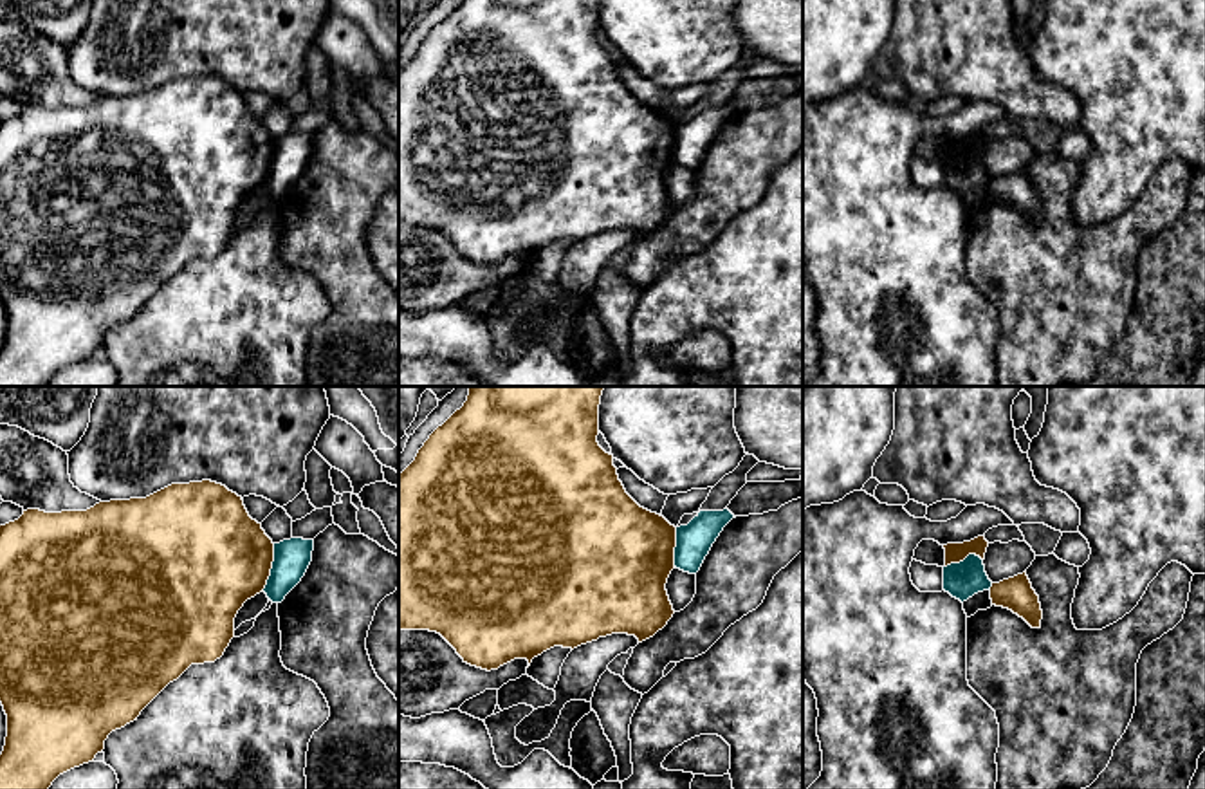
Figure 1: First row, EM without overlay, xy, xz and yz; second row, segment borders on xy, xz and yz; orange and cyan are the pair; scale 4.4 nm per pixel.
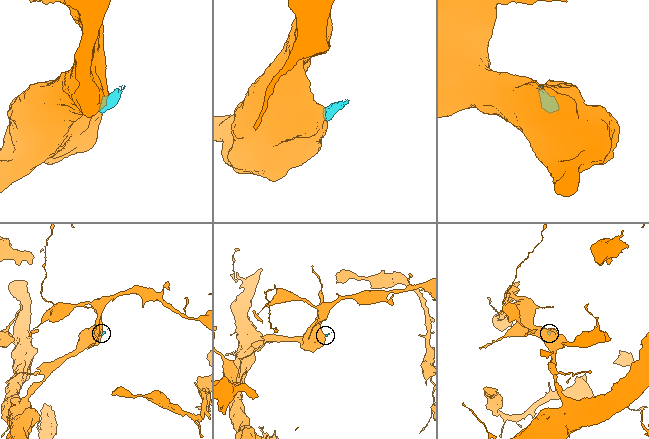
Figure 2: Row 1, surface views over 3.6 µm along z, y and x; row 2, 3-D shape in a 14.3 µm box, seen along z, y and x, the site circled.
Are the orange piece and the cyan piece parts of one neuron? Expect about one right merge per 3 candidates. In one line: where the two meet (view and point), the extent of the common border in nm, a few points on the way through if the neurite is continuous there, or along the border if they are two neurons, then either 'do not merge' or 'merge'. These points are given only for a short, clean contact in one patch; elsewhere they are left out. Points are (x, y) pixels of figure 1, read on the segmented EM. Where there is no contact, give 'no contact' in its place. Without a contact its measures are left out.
meets orange in xy at (271, 567); contact 220 nm long; border along xy (275, 544), (271, 575), (262, 591); do not merge

